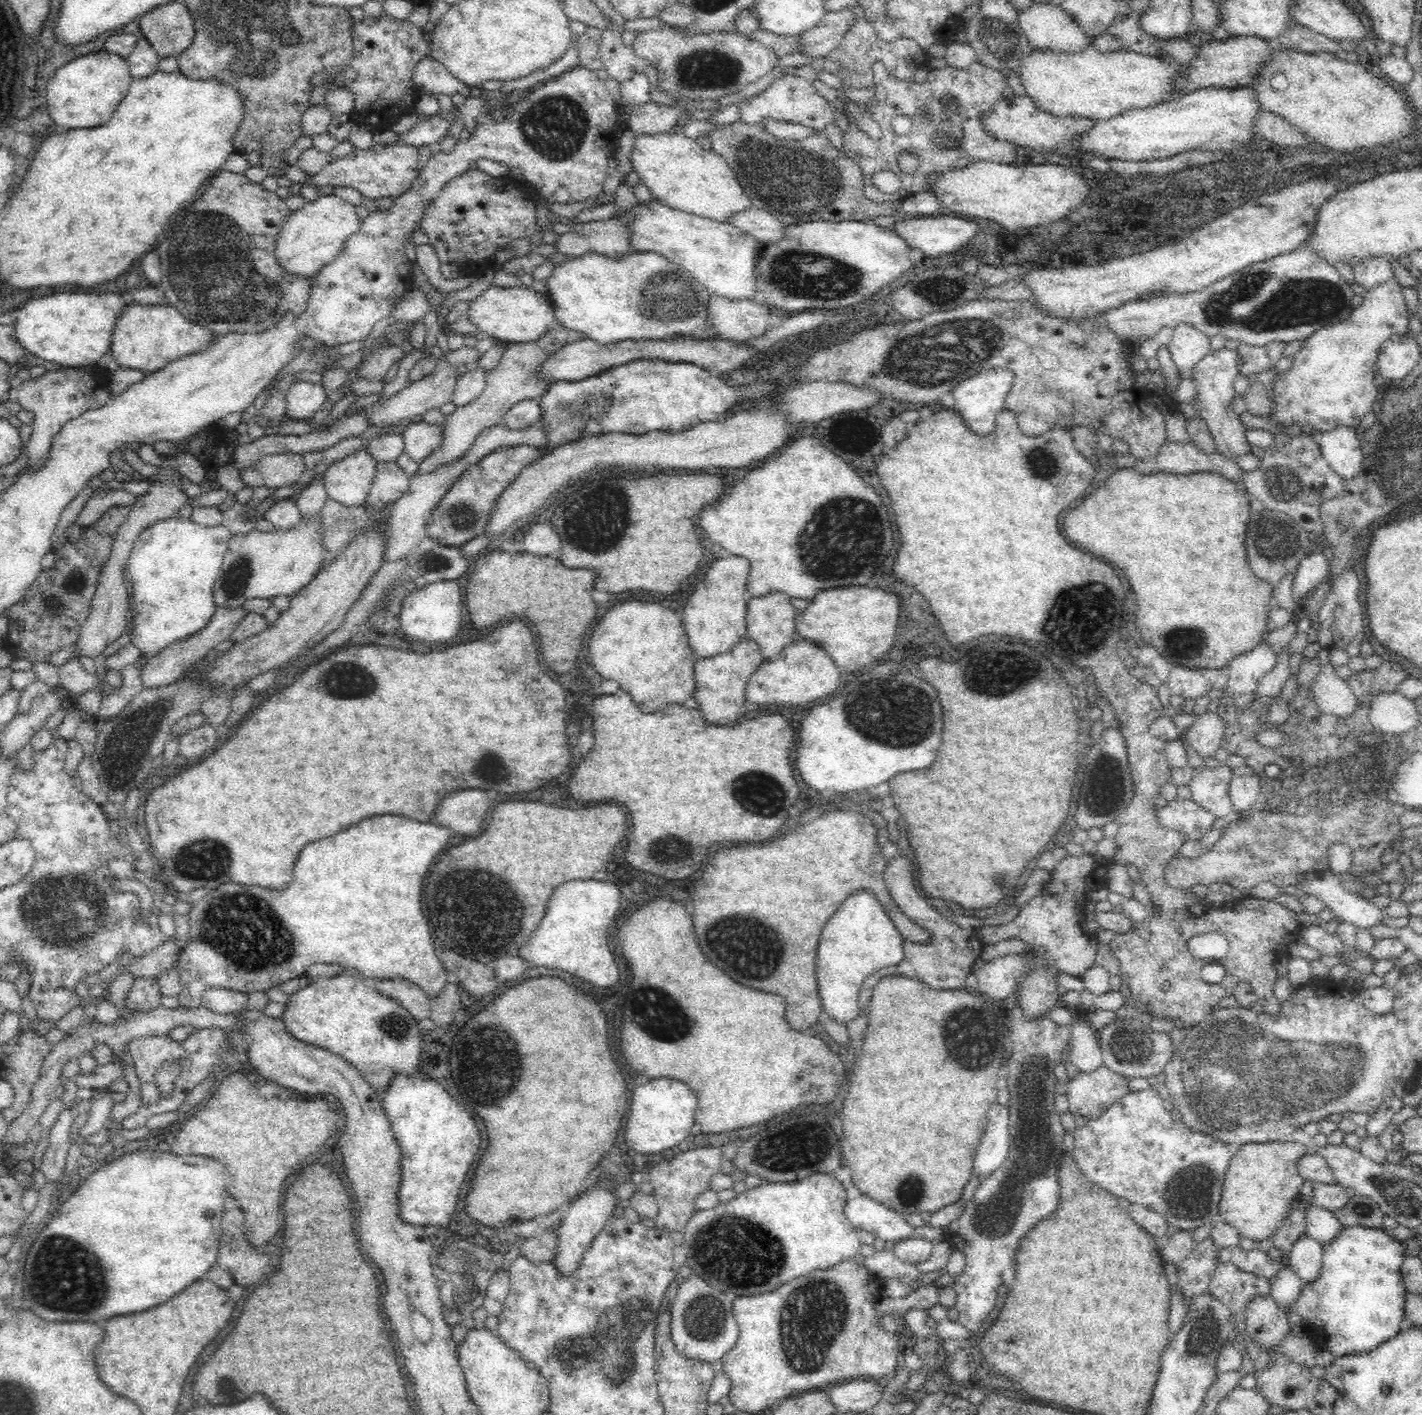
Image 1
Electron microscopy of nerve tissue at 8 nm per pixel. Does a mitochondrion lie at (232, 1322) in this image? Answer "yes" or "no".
no

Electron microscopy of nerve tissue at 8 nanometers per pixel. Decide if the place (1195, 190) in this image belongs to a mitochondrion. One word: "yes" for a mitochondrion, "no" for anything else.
yes

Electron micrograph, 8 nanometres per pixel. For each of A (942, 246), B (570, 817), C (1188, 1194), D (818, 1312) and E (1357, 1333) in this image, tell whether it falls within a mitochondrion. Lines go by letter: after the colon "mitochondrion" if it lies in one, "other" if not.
A: other
B: other
C: mitochondrion
D: mitochondrion
E: other

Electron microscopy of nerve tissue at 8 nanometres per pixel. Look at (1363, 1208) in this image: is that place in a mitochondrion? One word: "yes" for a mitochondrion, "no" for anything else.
yes

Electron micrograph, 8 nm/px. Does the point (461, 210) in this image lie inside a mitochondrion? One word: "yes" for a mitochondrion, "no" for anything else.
no

